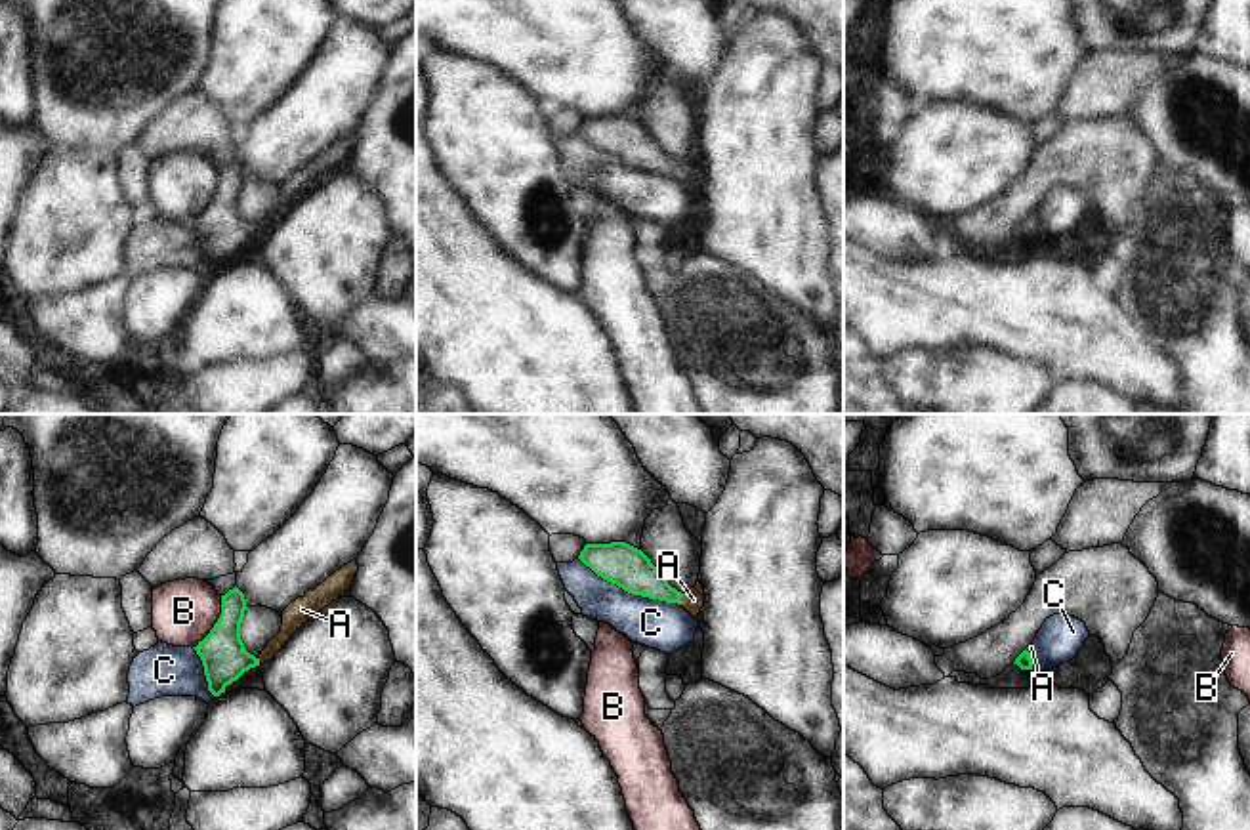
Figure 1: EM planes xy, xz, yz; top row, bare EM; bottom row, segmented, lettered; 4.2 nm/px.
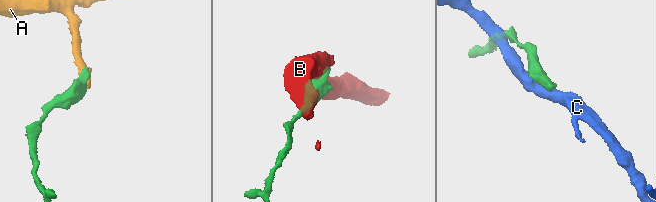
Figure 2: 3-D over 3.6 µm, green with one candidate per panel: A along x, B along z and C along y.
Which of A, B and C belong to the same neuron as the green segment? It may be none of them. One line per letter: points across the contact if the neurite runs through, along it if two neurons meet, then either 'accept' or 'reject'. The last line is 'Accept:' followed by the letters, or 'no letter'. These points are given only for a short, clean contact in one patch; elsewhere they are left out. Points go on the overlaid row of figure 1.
A: way xz (630, 569), (680, 600), (693, 600); accept
B: border xy (222, 596), (218, 621), (193, 647); reject
C: reject
Accept: A

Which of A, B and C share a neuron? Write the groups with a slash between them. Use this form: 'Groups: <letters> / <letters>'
Groups: A / B / C.

